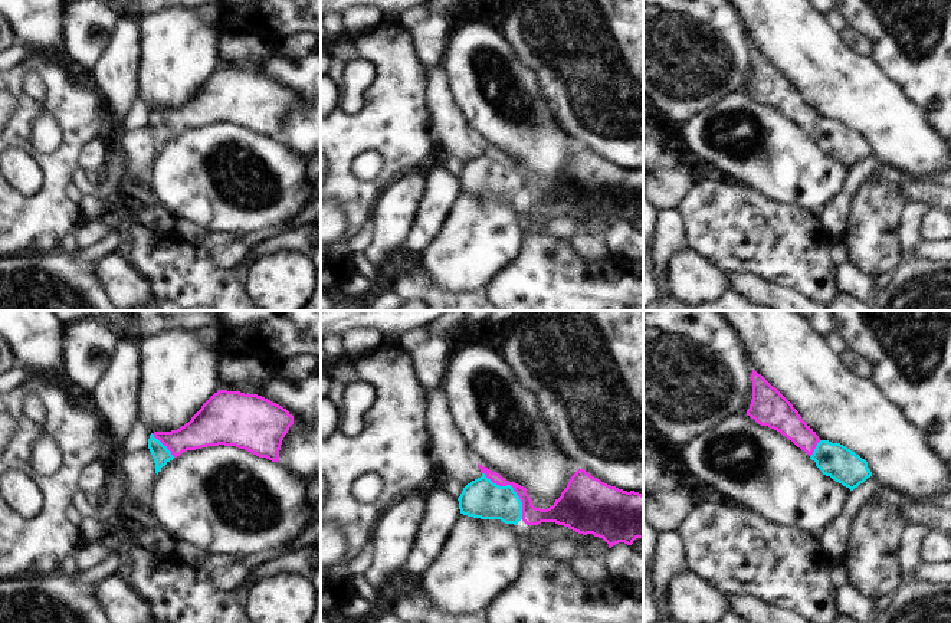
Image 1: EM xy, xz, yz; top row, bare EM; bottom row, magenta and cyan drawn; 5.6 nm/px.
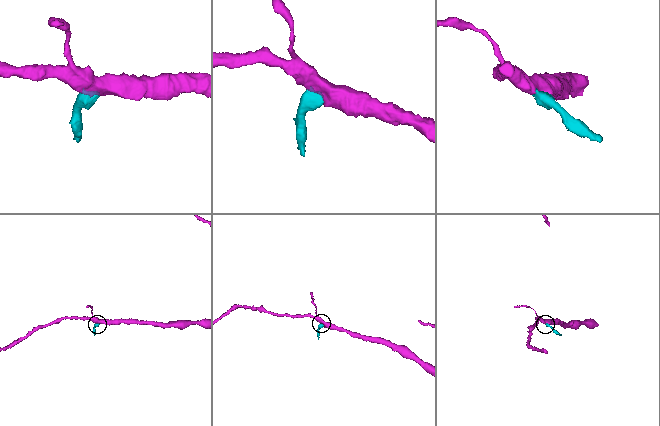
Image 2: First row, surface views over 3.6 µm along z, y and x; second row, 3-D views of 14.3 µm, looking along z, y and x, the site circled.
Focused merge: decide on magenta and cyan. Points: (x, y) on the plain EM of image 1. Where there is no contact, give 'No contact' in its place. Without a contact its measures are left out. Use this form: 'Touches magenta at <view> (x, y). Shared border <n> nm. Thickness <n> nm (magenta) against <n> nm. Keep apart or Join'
Touches magenta at xz (512, 164). Shared border 340 nm. Thickness 110 nm (magenta) against 220 nm. Join.

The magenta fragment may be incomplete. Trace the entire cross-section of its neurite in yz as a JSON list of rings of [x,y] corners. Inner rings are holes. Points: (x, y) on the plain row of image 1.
[[[752,47],[752,78],[747,94],[761,104],[780,109],[804,128],[823,153],[853,168],[872,150],[868,140],[840,121],[820,118],[793,82],[761,52]]]

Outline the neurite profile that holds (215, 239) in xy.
[[[210,233],[206,246],[207,249],[213,249],[219,245],[230,245],[233,242],[239,242],[246,236],[246,233]]]

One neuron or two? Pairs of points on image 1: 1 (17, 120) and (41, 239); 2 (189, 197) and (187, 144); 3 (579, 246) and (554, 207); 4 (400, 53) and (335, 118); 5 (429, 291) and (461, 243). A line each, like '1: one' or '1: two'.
1: one
2: one
3: two
4: one
5: two

